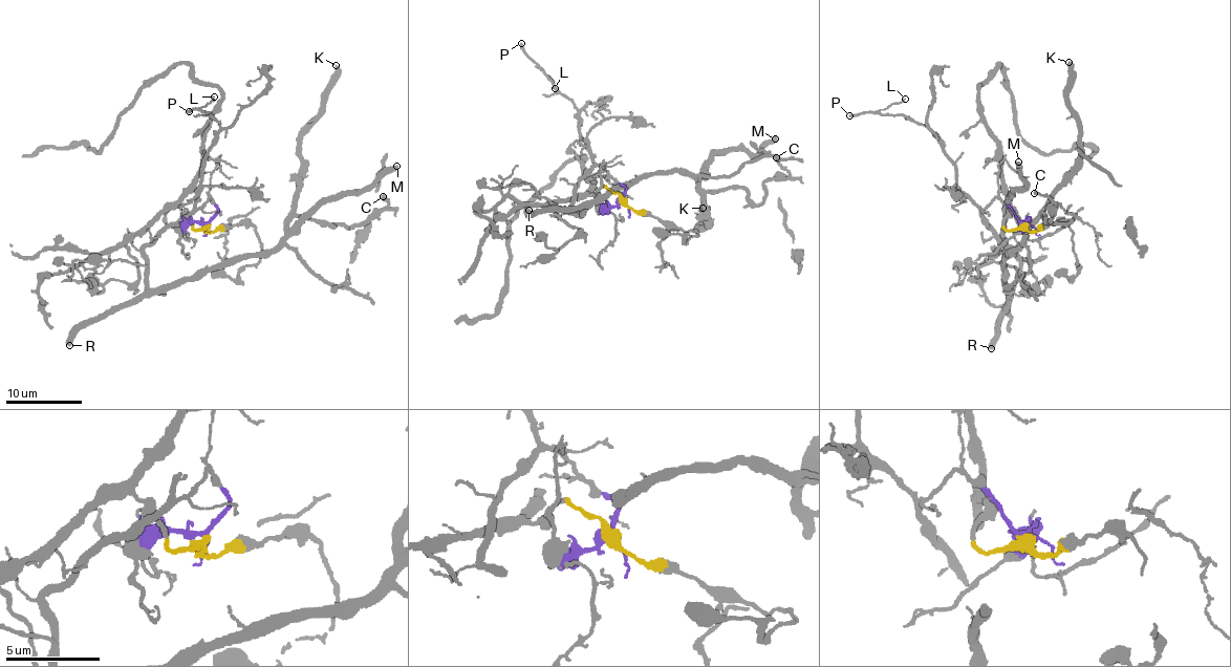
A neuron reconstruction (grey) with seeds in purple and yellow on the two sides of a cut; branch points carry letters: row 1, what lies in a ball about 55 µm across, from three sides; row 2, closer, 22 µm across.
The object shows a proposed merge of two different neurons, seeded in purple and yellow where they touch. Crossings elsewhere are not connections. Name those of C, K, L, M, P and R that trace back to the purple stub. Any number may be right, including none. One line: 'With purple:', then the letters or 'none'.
With purple: C, K, L, M, P, R

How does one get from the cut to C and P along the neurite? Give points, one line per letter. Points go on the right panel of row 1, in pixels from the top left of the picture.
C: (1023, 224), (996, 197), (980, 211), (1019, 261), (1010, 291), (1028, 227), (1071, 221), (1034, 192)
P: (1023, 224), (996, 197), (977, 208), (957, 185), (953, 162), (928, 129), (902, 115), (848, 115)

